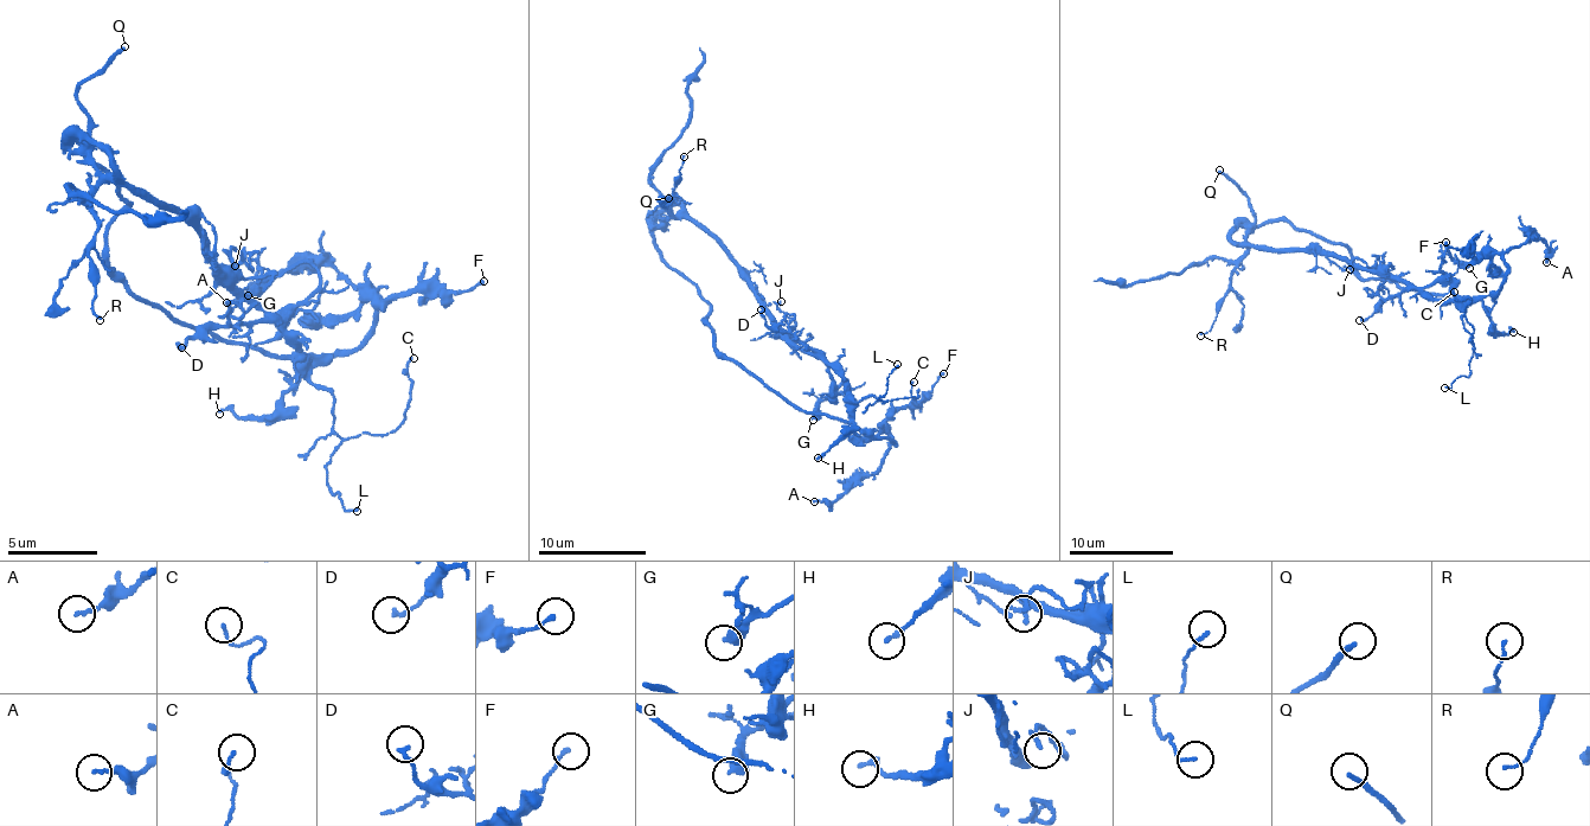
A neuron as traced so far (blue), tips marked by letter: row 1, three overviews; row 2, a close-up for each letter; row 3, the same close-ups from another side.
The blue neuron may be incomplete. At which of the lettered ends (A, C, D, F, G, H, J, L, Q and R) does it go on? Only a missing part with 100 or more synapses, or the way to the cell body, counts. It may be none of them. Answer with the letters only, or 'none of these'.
Q

